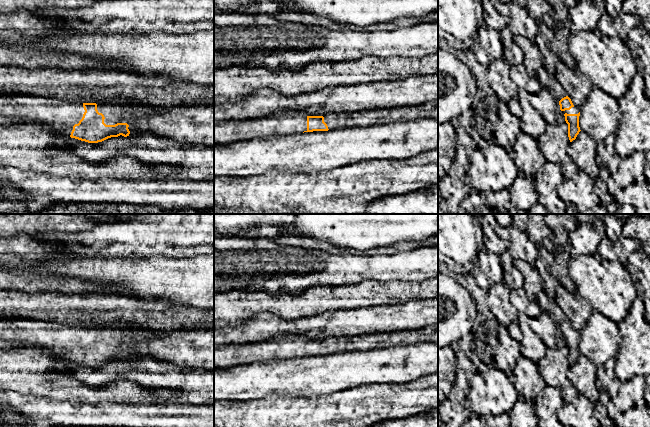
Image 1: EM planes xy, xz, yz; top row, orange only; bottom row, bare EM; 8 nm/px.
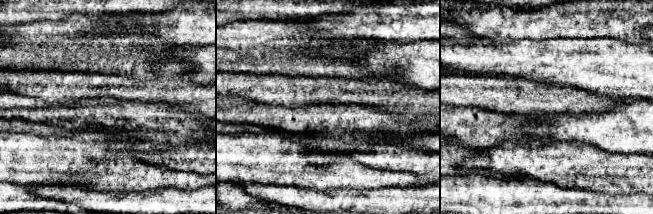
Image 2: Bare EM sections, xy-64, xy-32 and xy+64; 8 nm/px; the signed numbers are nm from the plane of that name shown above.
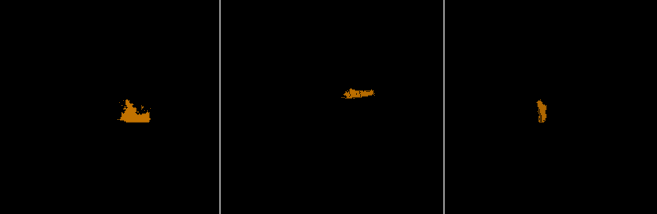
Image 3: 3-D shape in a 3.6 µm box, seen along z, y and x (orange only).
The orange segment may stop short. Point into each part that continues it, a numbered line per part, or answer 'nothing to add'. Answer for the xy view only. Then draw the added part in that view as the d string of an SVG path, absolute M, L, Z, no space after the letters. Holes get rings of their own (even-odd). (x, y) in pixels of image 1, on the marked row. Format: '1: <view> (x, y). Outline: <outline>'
1: xy (114, 112). Outline: M101 102L97 104L97 110L104 115L106 125L115 125L117 123L129 124L135 117L142 117L154 111L162 113L166 108L143 104Z
2: xy (60, 116). Outline: M1 95L0 116L8 118L12 124L38 124L56 133L70 137L73 126L82 119L85 110L82 103L68 102L50 97L32 95Z

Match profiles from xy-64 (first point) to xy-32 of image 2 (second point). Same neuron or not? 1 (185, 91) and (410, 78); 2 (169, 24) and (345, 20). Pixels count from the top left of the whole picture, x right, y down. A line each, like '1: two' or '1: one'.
1: two
2: one

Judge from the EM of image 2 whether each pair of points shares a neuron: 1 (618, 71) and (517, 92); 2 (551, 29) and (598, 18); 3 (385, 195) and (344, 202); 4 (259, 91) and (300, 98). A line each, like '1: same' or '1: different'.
1: different
2: same
3: same
4: same

